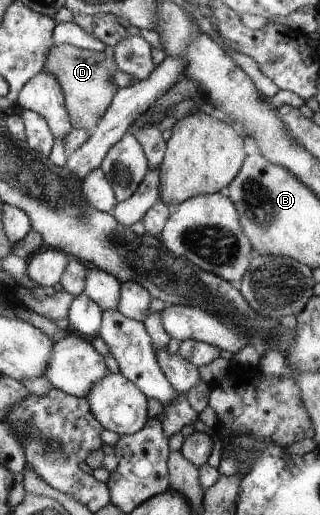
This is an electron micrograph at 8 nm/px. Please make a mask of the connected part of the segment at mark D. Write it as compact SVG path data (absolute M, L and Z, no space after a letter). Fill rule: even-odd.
M55 43L46 53L45 73L52 75L59 87L65 92L65 106L71 114L75 128L91 131L107 112L112 104L118 88L113 84L111 76L118 69L114 62L113 48L106 48L103 51L89 51L79 49L68 43Z

